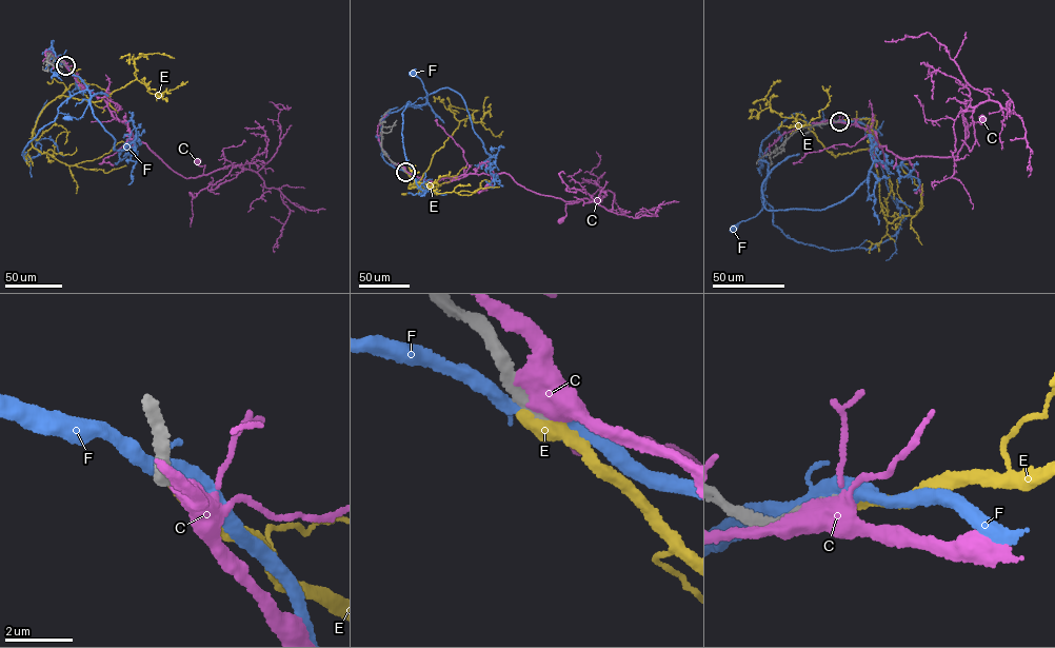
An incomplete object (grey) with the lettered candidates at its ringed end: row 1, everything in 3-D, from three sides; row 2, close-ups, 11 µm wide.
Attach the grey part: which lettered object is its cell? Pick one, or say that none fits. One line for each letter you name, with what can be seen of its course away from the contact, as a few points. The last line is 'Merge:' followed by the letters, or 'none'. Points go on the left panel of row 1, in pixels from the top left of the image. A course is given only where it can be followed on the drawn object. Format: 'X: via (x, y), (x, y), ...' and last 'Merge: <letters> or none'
E: via (65, 65), (77, 80), (59, 97), (90, 102), (136, 78), (155, 94), (187, 81)
Merge: E

